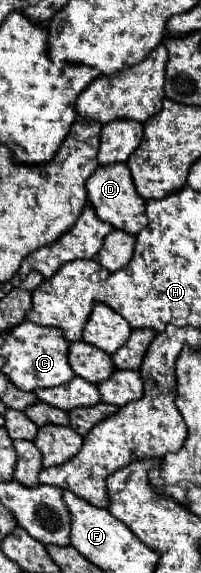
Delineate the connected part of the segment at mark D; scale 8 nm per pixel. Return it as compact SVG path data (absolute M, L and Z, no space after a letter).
M111 164L105 168L97 168L97 172L87 180L87 200L99 220L127 234L137 236L149 224L149 218L145 216L145 200L135 192L127 164Z

